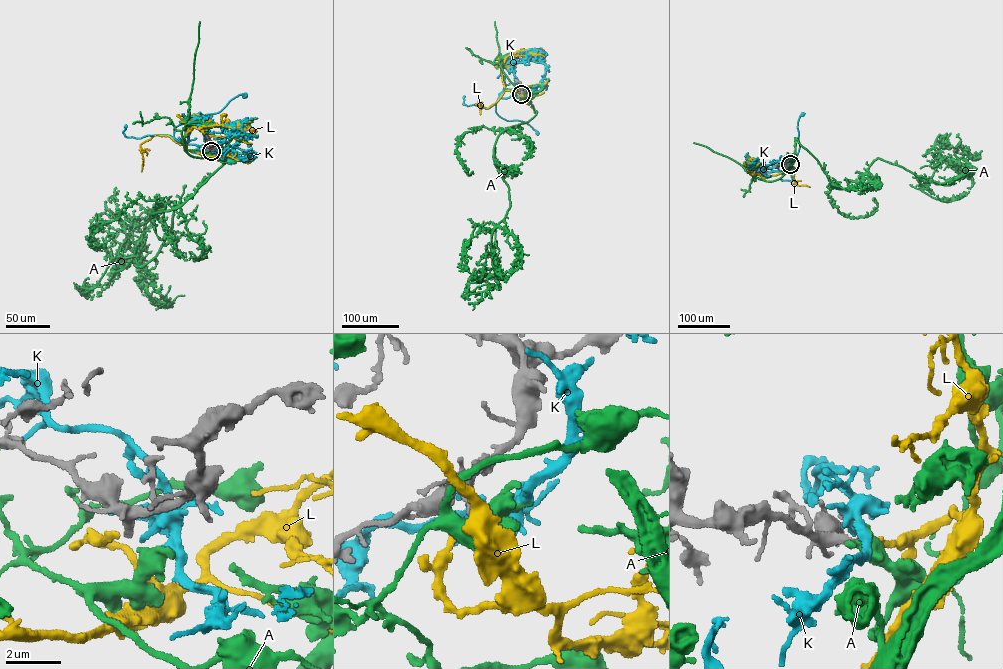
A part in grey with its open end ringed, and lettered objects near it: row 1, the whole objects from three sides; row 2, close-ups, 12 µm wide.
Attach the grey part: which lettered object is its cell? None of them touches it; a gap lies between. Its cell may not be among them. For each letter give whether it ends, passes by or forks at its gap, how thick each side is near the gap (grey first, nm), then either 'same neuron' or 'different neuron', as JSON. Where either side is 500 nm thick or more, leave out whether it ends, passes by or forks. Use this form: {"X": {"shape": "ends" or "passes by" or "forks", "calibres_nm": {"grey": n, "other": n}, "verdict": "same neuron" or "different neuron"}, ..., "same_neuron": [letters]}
{"A": {"shape": "forks", "calibres_nm": {"grey": 280, "other": 320}, "verdict": "different neuron"}, "K": {"shape": "ends", "calibres_nm": {"grey": 280, "other": 200}, "verdict": "different neuron"}, "L": {"shape": "ends", "calibres_nm": {"grey": 280, "other": 240}, "verdict": "same neuron"}, "same_neuron": ["L"]}

